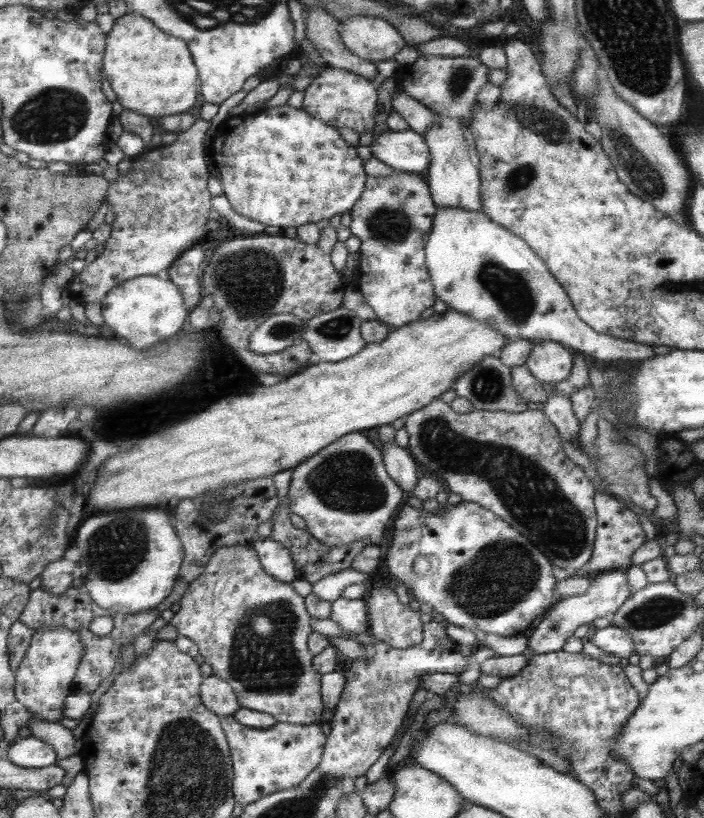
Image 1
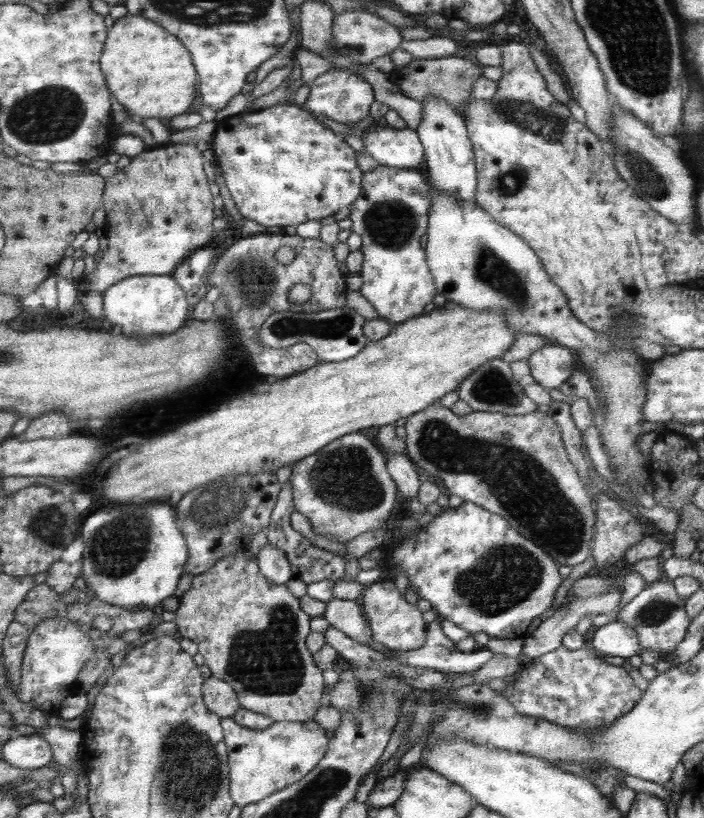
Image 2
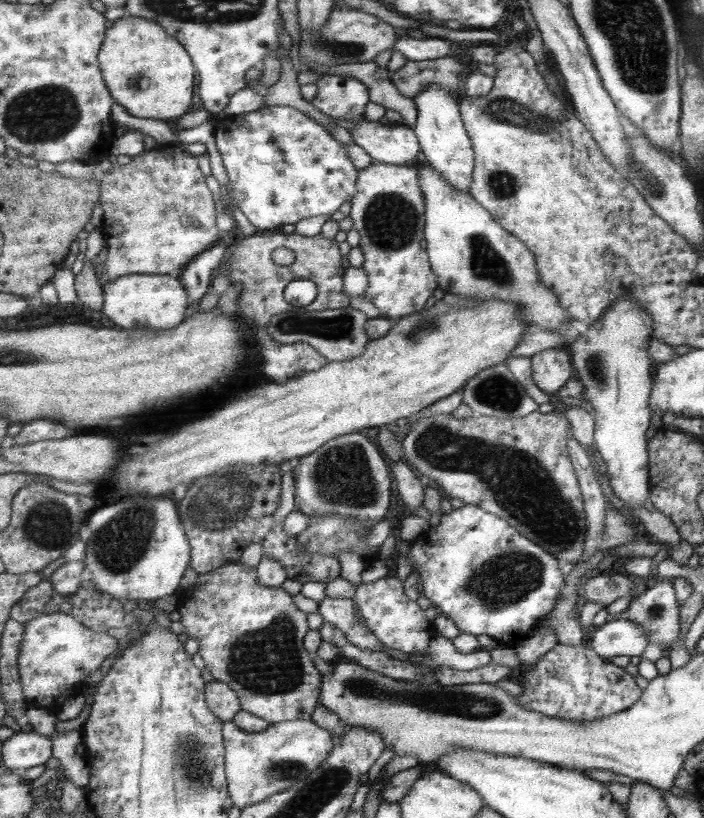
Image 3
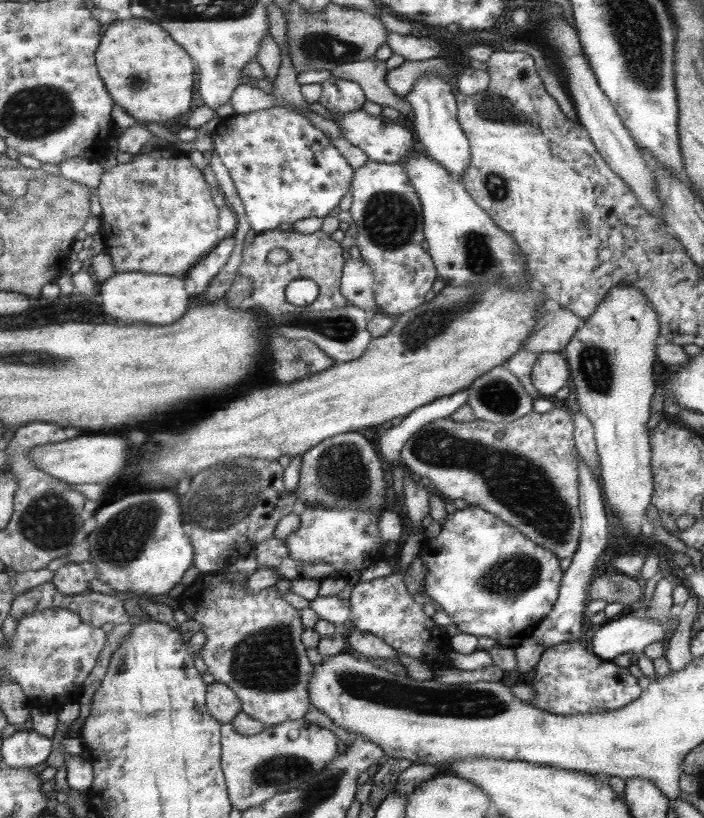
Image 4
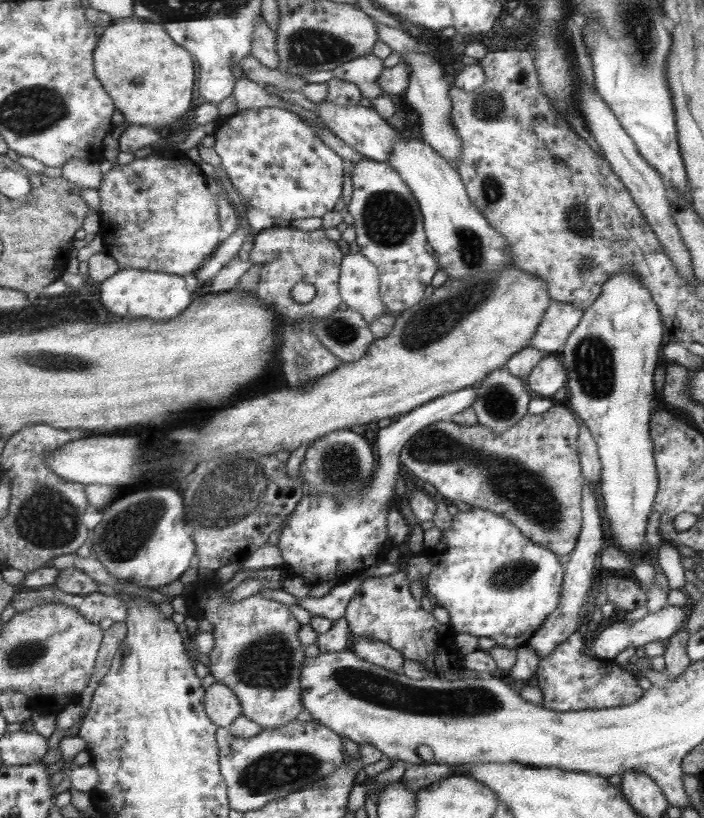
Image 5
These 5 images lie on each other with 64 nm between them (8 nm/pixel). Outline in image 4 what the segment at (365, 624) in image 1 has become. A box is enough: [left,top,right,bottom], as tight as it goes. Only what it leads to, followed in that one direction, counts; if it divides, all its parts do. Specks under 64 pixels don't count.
[310,582,399,660]

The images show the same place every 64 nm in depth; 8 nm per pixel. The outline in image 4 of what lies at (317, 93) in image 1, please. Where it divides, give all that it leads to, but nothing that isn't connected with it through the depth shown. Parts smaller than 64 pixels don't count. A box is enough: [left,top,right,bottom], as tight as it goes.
[318,76,367,113]

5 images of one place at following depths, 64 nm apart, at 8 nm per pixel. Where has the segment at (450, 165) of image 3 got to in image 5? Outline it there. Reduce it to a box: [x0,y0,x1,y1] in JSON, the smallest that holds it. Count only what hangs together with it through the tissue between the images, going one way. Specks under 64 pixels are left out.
[401,52,461,166]

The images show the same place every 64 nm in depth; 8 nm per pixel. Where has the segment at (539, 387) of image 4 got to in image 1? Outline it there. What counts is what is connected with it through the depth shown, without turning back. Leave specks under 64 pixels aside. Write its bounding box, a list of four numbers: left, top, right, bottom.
[525,339,573,385]

